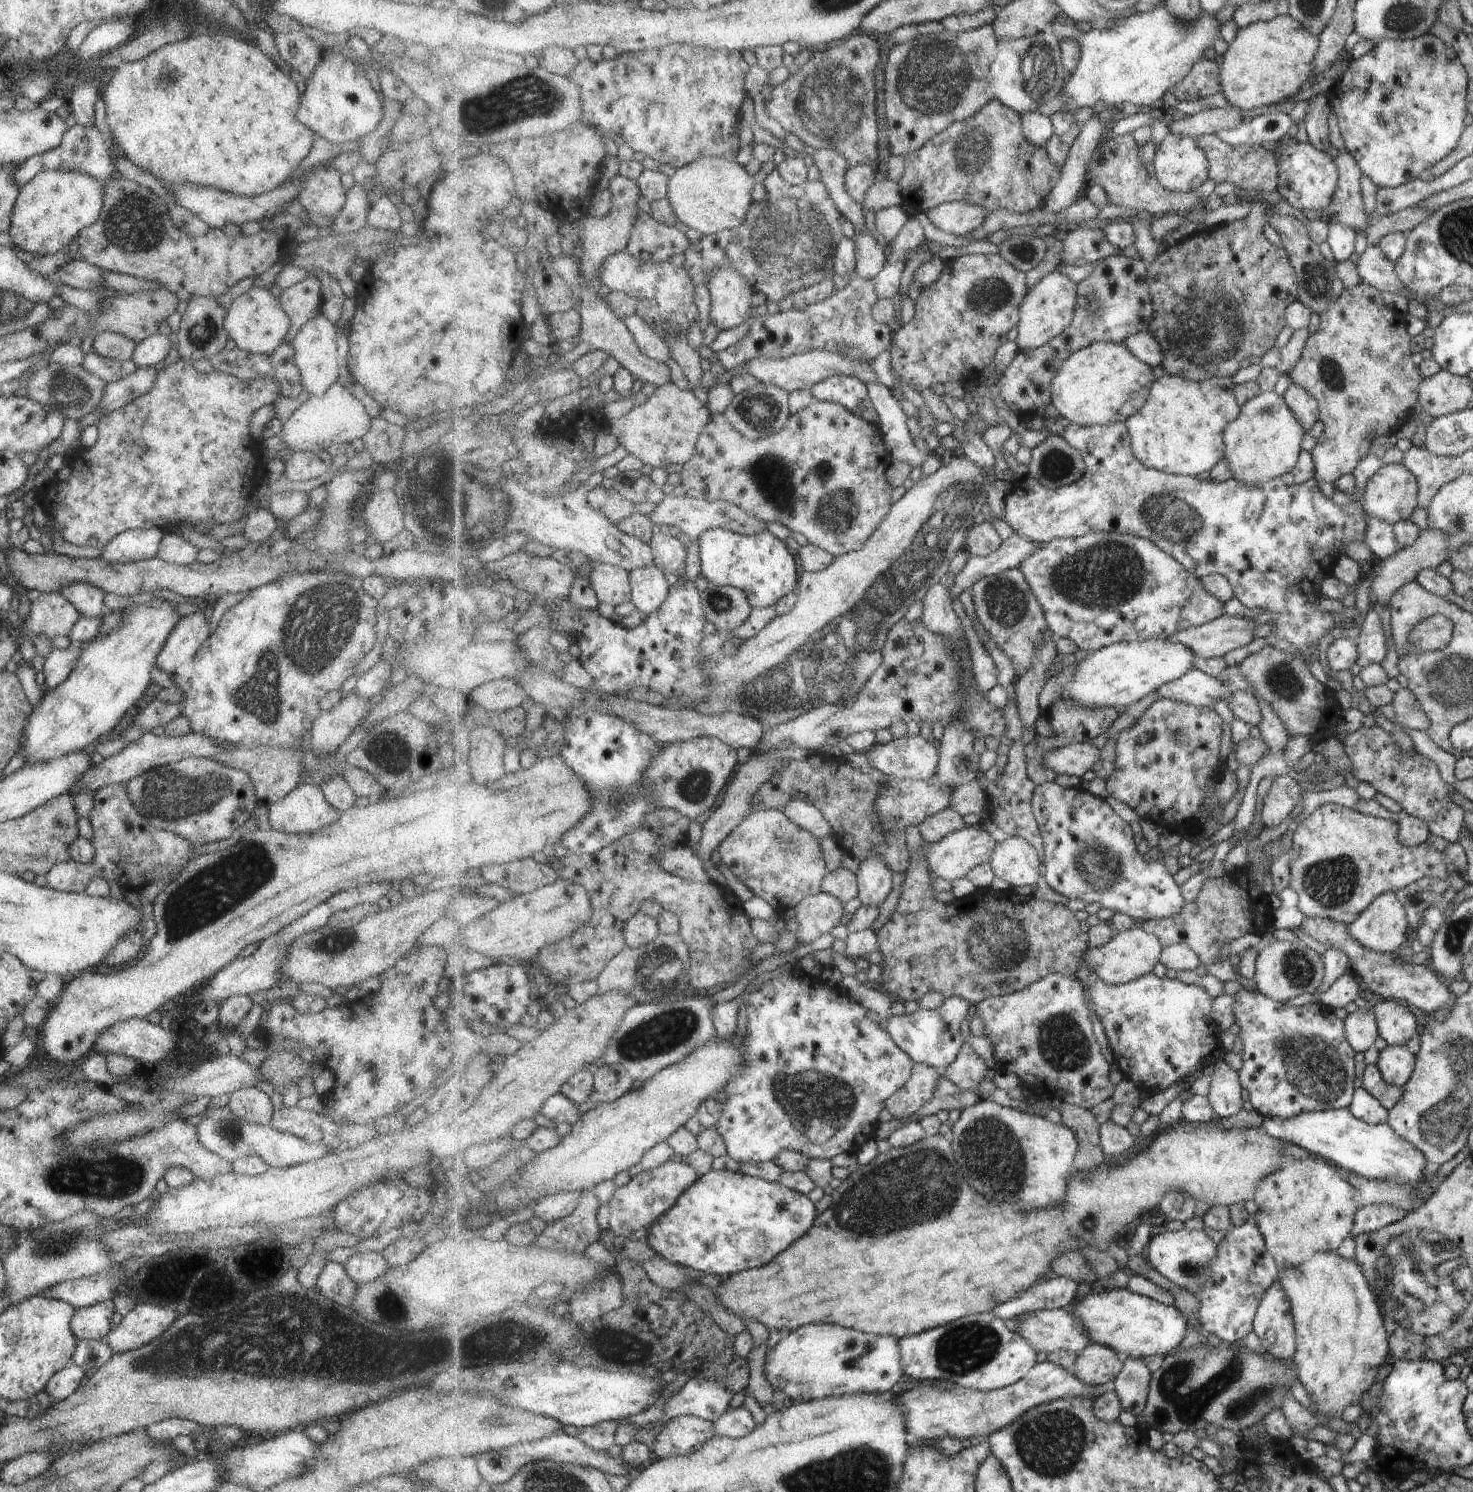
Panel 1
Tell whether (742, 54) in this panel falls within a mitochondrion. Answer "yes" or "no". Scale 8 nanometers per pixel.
no

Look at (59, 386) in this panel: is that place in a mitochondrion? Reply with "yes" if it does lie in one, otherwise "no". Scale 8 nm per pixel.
yes

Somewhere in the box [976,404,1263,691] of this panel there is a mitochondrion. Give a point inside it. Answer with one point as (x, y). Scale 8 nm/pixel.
(1104, 575)

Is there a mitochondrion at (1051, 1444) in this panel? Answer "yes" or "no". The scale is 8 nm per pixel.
yes

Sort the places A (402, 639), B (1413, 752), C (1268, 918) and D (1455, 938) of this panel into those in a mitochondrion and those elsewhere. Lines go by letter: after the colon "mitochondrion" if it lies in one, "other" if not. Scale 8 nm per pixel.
A: other
B: other
C: other
D: mitochondrion

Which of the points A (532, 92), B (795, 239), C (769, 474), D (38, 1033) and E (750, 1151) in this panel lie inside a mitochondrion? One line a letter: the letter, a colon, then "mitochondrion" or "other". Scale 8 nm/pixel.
A: mitochondrion
B: mitochondrion
C: mitochondrion
D: other
E: other

